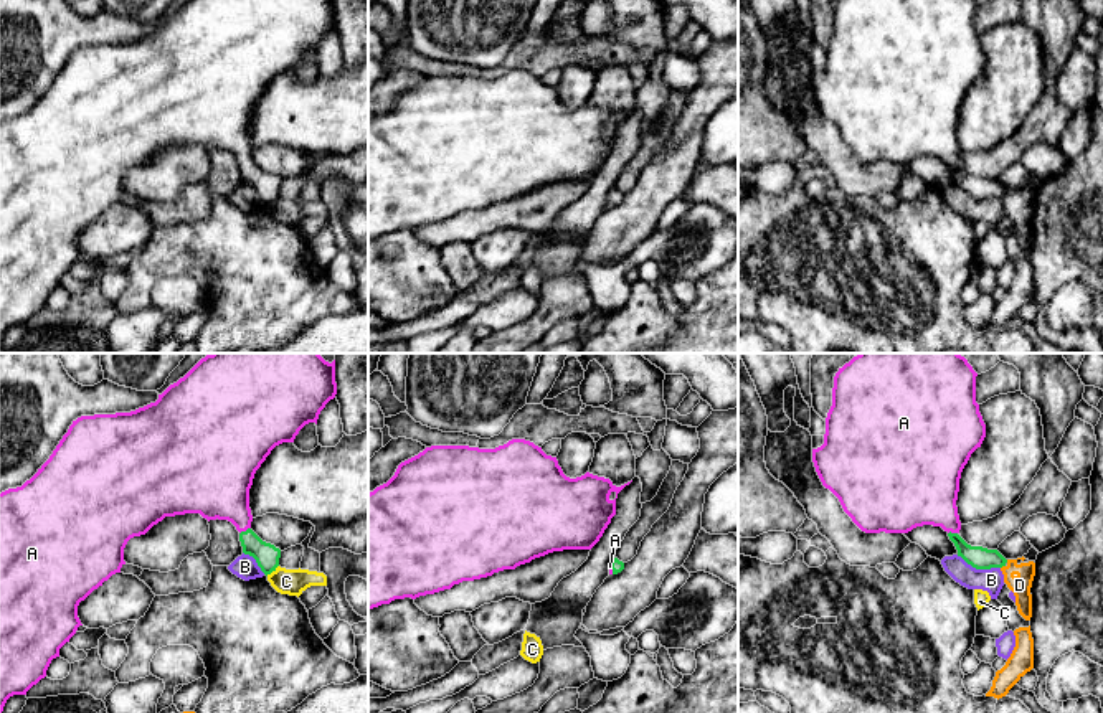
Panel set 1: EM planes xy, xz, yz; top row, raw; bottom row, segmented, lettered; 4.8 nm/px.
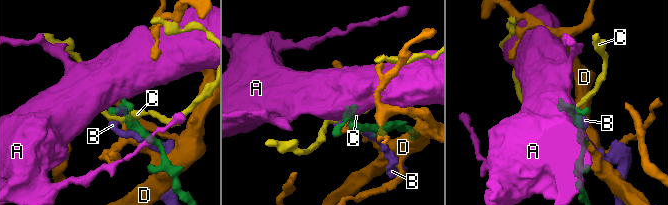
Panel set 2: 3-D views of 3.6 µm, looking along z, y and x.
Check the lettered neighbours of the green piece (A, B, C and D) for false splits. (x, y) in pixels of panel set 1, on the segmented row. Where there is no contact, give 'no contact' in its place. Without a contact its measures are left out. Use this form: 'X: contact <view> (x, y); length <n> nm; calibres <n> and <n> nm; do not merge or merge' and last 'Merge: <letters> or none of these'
A: contact xy (246, 530); length 70 nm; calibres 120 and 300 nm; merge
B: contact yz (978, 568); length 220 nm; calibres 110 and 110 nm; do not merge
C: contact xy (271, 571); length 80 nm; calibres 120 and 130 nm; do not merge
D: contact yz (1003, 565); length 30 nm; calibres 110 and 100 nm; do not merge
Merge: A

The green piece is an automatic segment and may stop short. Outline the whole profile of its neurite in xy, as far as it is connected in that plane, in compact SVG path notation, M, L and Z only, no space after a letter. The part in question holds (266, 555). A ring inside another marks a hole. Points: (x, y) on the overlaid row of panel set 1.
M211 353L201 358L183 378L170 385L155 403L130 413L81 416L69 426L50 459L38 472L21 487L8 489L0 493L0 713L7 700L13 695L26 695L26 692L46 677L46 670L53 659L59 657L59 649L69 642L78 627L83 626L78 617L78 606L94 589L102 586L112 574L121 573L124 561L124 548L134 536L145 535L154 525L165 517L200 513L210 520L228 520L239 531L243 553L256 560L261 571L267 576L279 566L281 550L263 541L251 530L249 489L256 470L282 442L294 442L299 431L319 419L320 411L337 394L335 360L325 361L319 353Z

